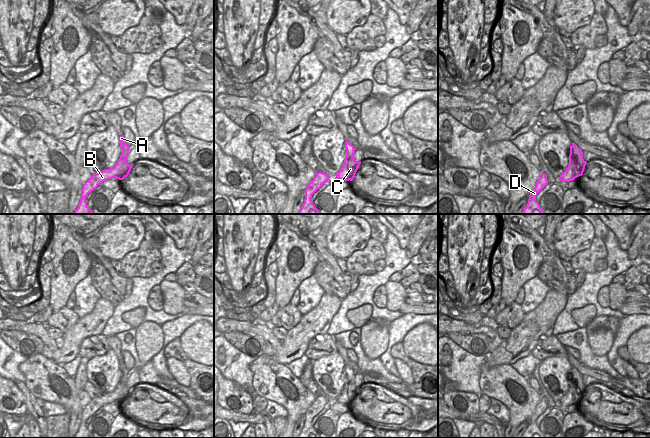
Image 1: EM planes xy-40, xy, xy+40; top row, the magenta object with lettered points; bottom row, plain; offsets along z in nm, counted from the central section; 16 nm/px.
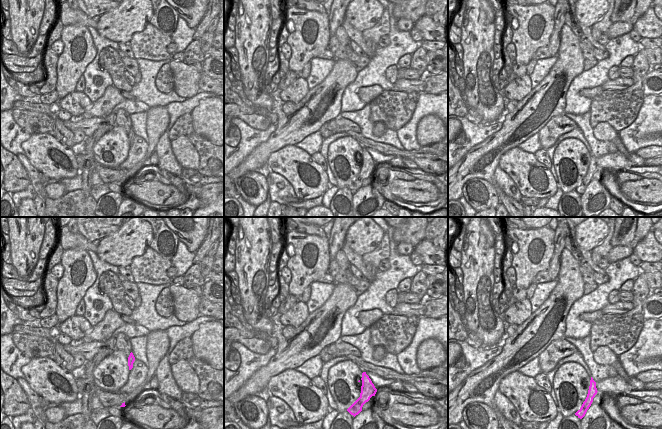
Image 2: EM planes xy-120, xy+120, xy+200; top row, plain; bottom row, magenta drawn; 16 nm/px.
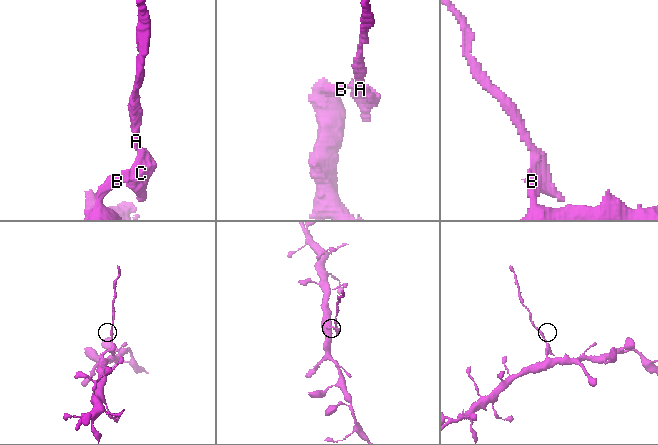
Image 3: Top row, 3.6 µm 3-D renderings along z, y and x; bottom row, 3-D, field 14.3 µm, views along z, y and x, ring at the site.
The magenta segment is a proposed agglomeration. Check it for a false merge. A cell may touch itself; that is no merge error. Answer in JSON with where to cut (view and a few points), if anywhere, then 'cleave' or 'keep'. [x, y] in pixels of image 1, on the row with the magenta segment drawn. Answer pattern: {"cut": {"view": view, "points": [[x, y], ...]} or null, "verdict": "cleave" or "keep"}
{"cut": {"view": "xy-40", "points": [[128, 164], [128, 167], [116, 178]]}, "verdict": "cleave"}

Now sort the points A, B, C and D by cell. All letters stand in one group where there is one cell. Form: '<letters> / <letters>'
A C / B D

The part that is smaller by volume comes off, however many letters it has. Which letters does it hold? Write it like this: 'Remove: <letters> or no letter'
Remove: A, C

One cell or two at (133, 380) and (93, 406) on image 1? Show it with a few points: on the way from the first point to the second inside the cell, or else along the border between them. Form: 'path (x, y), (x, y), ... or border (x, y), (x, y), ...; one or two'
path (123, 389), (114, 396), (103, 400); one

